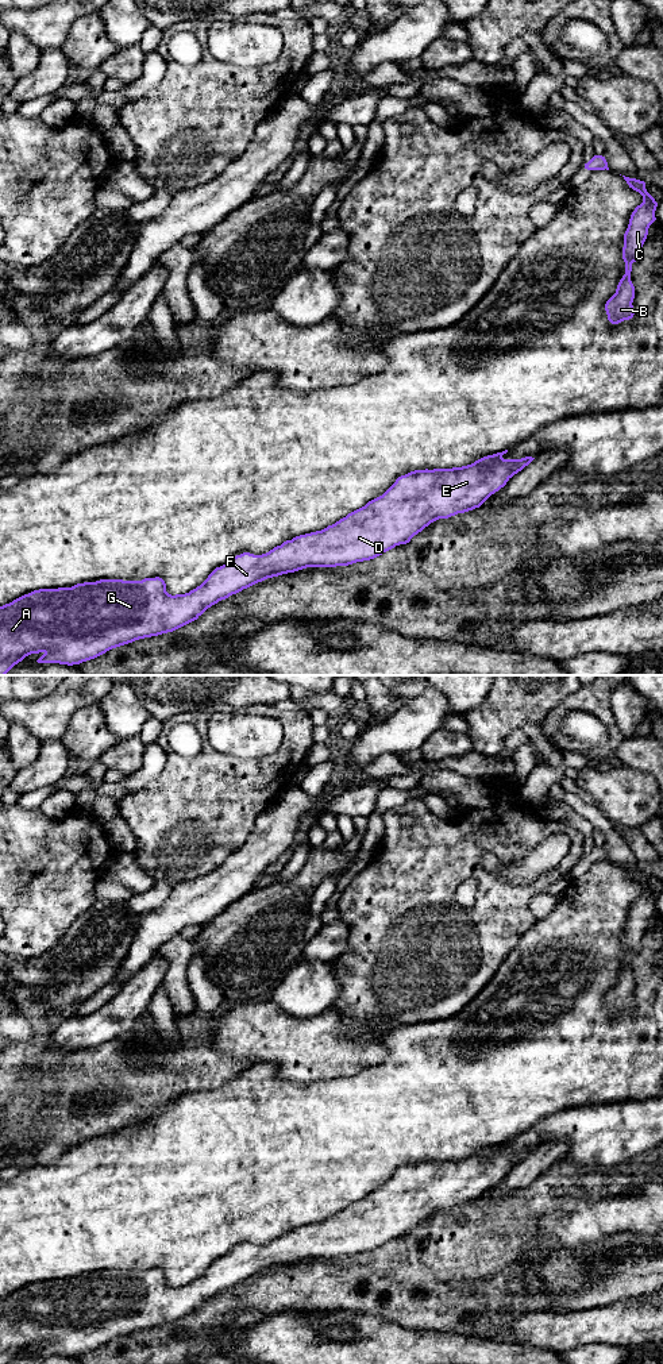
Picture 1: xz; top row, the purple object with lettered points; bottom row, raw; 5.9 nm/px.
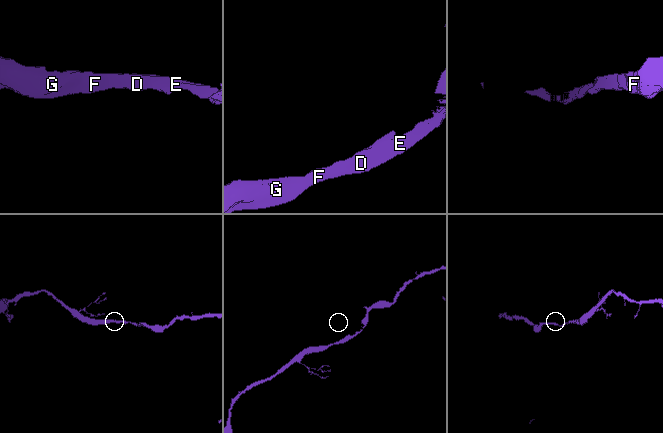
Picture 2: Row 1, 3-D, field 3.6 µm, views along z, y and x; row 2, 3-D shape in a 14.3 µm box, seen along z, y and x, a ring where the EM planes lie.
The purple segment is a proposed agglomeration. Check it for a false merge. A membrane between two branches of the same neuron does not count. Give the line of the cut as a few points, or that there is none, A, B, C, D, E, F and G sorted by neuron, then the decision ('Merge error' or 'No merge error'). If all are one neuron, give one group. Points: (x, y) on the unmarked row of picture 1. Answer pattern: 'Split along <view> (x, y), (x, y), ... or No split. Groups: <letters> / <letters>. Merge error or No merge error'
No split. Groups: A B C D E F G. No merge error

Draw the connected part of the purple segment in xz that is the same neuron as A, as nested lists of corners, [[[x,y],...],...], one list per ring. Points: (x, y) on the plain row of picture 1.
[[[508,1141],[487,1147],[462,1159],[415,1161],[401,1167],[382,1187],[369,1192],[365,1198],[348,1205],[335,1215],[321,1222],[296,1228],[262,1247],[250,1244],[236,1247],[226,1256],[216,1259],[200,1278],[185,1286],[169,1286],[165,1272],[159,1268],[142,1272],[100,1271],[77,1275],[72,1279],[39,1280],[24,1286],[0,1298],[0,1364],[8,1364],[26,1348],[39,1344],[43,1346],[36,1352],[38,1355],[80,1356],[135,1332],[173,1323],[197,1311],[219,1292],[267,1269],[307,1259],[348,1257],[374,1251],[396,1237],[409,1234],[415,1226],[439,1210],[448,1210],[479,1199],[492,1186],[504,1179],[514,1165],[535,1151],[532,1148],[504,1151],[502,1147],[506,1144]]]

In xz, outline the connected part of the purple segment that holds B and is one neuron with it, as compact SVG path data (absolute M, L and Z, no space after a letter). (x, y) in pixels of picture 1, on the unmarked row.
M622 867L629 879L643 887L643 894L631 906L628 920L624 925L622 951L625 966L620 971L616 985L606 993L605 1002L612 1016L618 1016L633 1009L635 978L631 972L632 955L640 948L641 939L647 930L649 917L656 912L658 894L647 883L645 874Z

